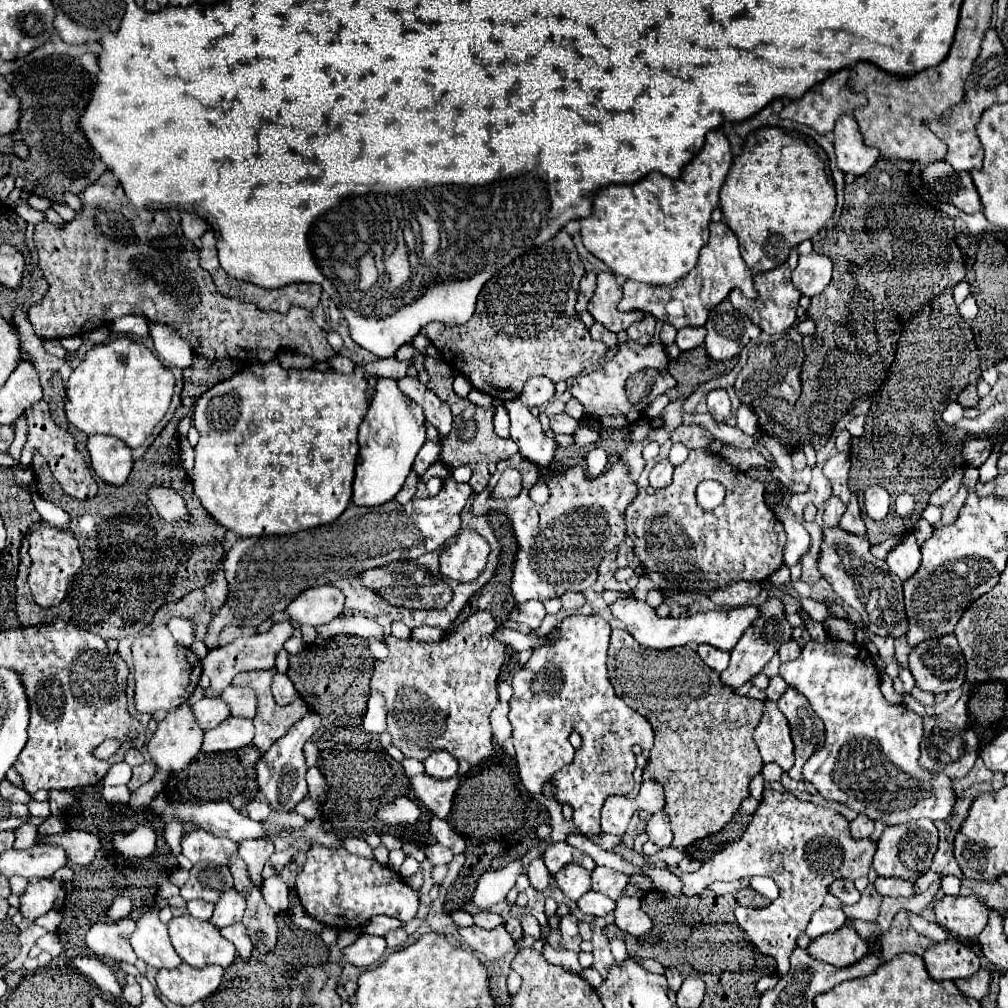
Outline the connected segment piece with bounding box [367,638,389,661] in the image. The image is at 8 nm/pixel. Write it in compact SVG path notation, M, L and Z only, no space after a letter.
M370 638L367 639L367 641L368 641L368 647L372 652L372 654L374 654L374 657L384 661L389 654L389 651L386 648L386 646L380 643L380 641L378 641L377 639Z

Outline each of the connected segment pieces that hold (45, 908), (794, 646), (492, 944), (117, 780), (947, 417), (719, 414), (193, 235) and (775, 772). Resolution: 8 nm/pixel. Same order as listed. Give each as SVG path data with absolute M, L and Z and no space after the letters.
M48 877L48 879L40 879L36 883L28 883L26 891L20 893L20 913L34 921L36 917L48 913L54 907L54 901L60 897L64 885L62 881Z
M790 639L790 641L786 641L786 643L780 647L778 657L780 657L780 661L784 663L784 661L790 661L790 659L796 659L798 653L800 653L800 645L798 645L794 639Z
M472 925L472 927L460 929L460 935L464 943L470 945L484 959L502 959L516 945L504 925L498 925L496 929L490 929L490 931Z
M114 763L110 767L110 771L106 773L106 777L102 779L104 785L122 785L128 783L132 777L132 767L128 763Z
M952 401L952 403L946 407L946 411L942 413L942 421L944 421L946 425L956 425L956 423L962 419L962 413L964 413L964 407L958 405L956 401Z
M714 389L708 393L708 411L716 423L726 423L732 417L732 407L730 407L730 397L726 389Z
M180 213L180 225L186 239L190 241L198 241L208 229L208 223L200 215L194 215L194 213Z
M766 763L766 765L762 767L762 777L764 777L766 781L780 781L782 773L784 773L782 767L776 765L776 763Z

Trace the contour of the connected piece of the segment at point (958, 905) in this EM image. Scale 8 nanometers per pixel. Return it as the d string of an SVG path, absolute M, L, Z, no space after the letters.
M970 895L970 897L942 897L934 903L934 911L938 917L938 923L946 927L948 931L960 935L960 937L978 937L982 929L986 927L988 913L986 905Z

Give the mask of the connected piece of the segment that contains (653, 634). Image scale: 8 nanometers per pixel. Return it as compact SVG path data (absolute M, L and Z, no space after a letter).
M626 595L616 599L610 605L610 613L622 621L628 629L628 633L642 645L648 649L670 649L670 647L678 647L678 645L686 645L690 641L702 641L706 645L724 649L724 651L732 651L738 643L738 639L742 637L742 633L752 625L752 621L758 619L758 607L754 605L744 605L744 607L734 607L734 609L720 609L720 611L704 611L704 613L694 613L694 615L686 615L686 617L658 617L656 609L650 607L646 601L636 599L634 595Z

